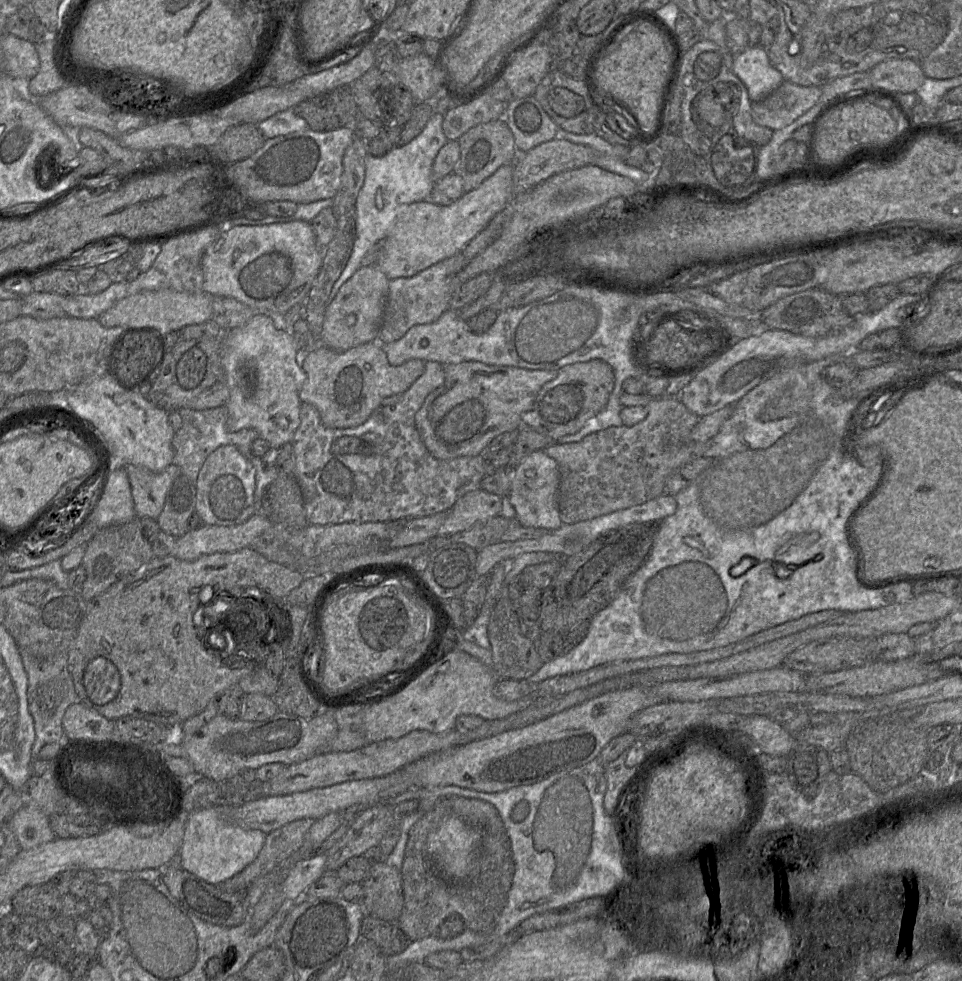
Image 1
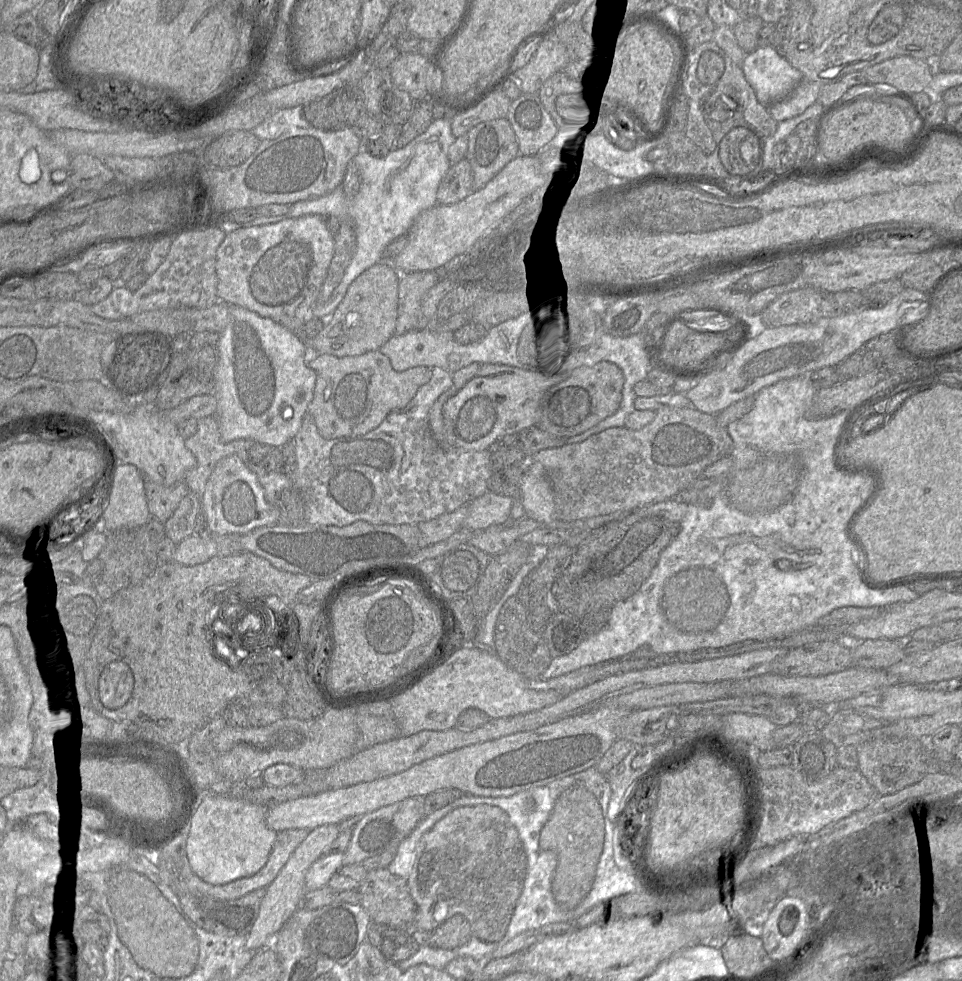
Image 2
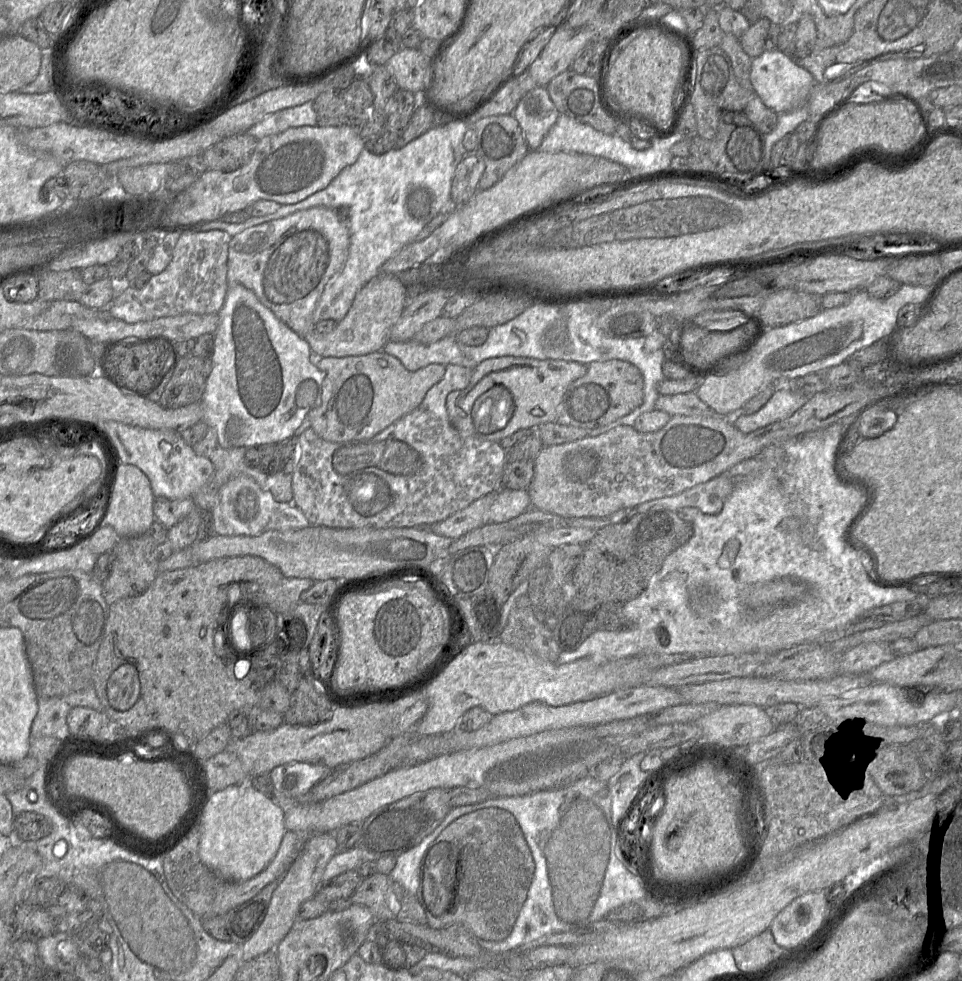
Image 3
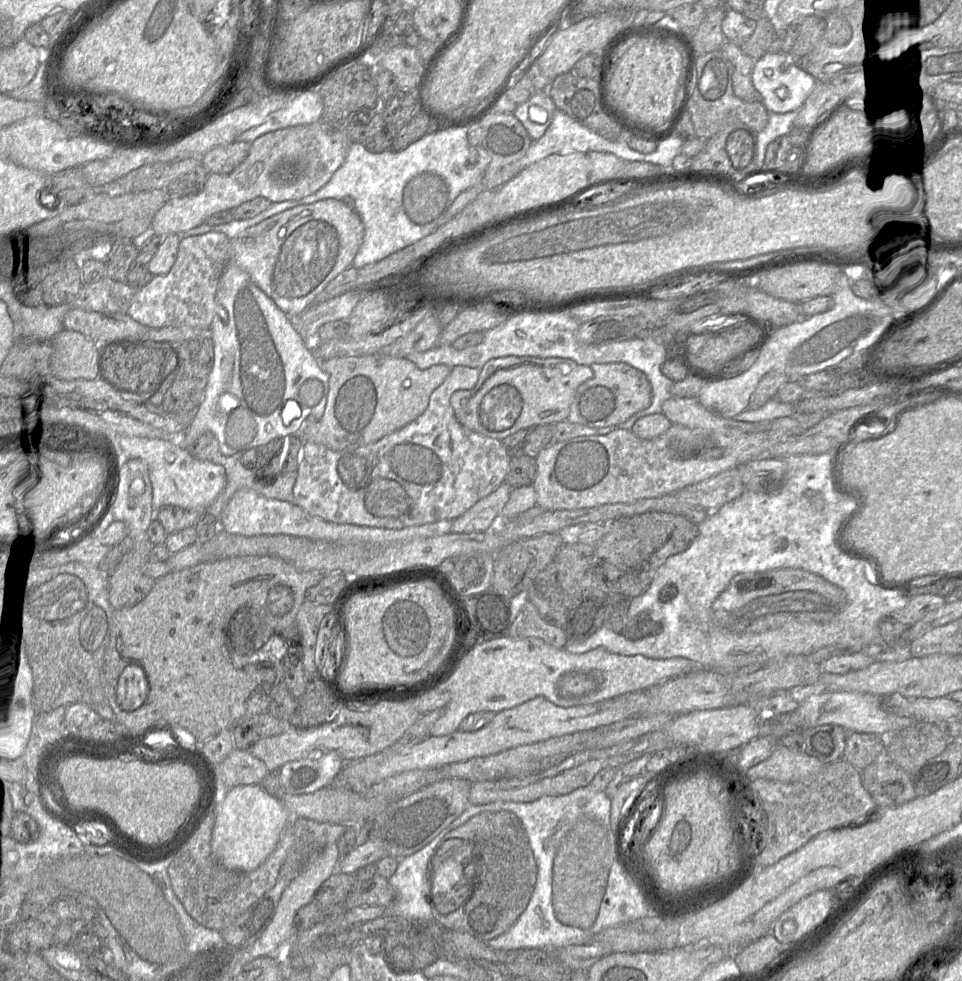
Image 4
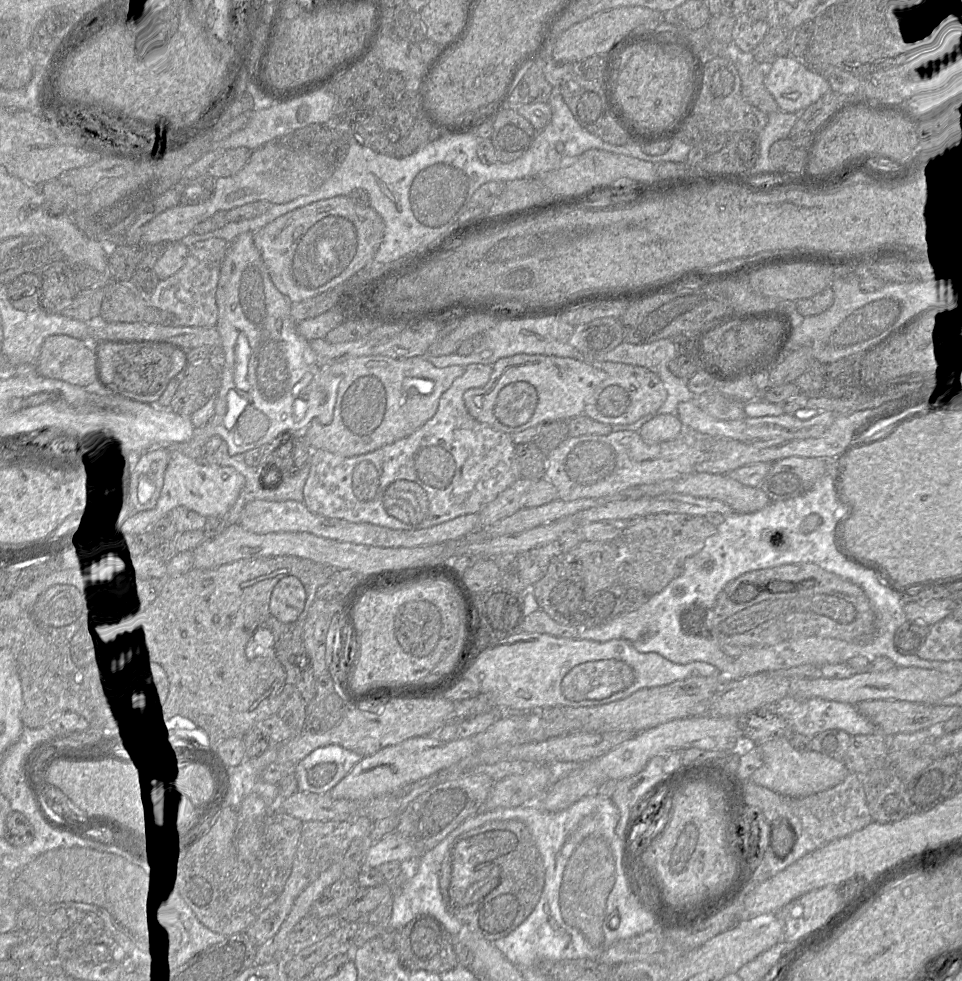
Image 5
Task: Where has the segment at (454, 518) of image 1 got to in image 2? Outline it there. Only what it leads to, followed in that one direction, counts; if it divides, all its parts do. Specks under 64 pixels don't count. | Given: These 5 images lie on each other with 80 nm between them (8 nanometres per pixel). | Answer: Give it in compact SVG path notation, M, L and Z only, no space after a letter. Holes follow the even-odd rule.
M487 491L468 504L462 529L481 531L510 519L514 499Z

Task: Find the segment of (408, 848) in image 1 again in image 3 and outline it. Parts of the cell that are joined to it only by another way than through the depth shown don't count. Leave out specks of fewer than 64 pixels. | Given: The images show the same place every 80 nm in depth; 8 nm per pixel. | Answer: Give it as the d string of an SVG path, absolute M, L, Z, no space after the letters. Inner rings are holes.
M484 808L458 817L444 830L442 830L434 841L433 832L427 835L417 846L396 858L395 866L389 875L410 895L417 899L426 914L427 926L430 928L437 930L454 924L460 924L468 929L470 933L476 937L476 939L484 942L498 943L509 936L509 929L515 920L524 900L526 899L528 889L532 882L534 870L535 864L531 851L514 816L506 810L498 808Z

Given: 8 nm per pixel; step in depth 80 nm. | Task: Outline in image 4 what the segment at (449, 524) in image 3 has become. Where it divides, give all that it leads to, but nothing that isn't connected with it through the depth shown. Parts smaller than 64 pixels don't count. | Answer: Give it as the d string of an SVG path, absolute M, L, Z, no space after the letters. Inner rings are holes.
M503 483L452 521L453 533L485 532L502 521L502 510L513 488Z

